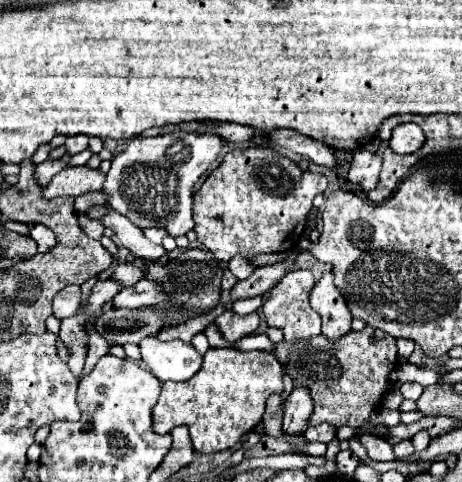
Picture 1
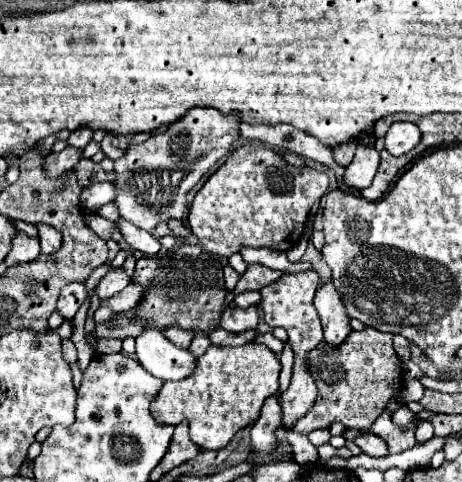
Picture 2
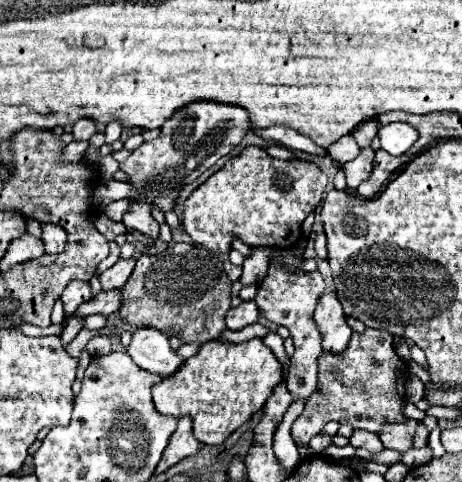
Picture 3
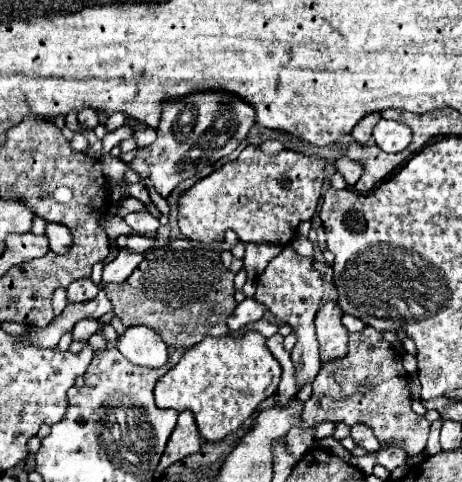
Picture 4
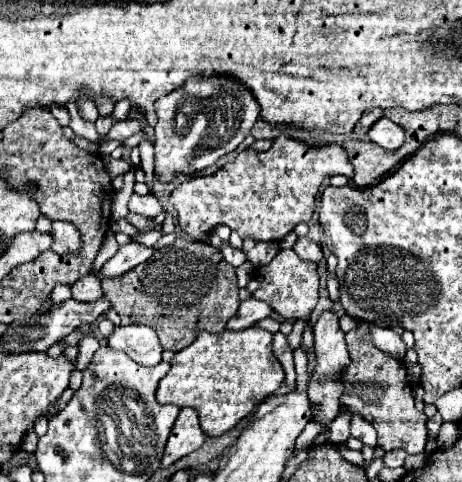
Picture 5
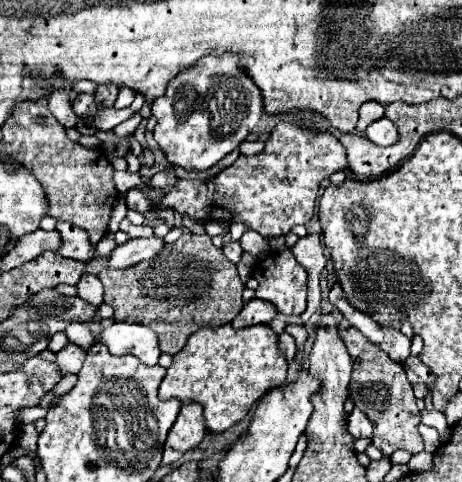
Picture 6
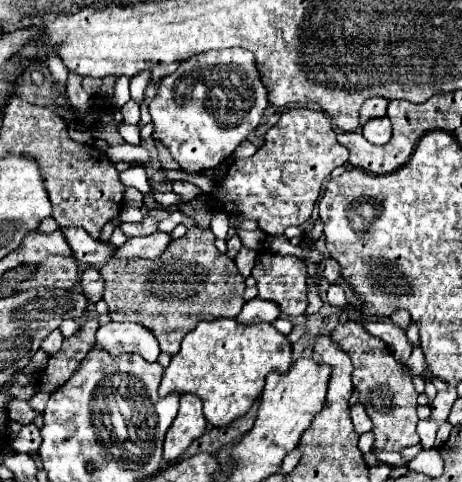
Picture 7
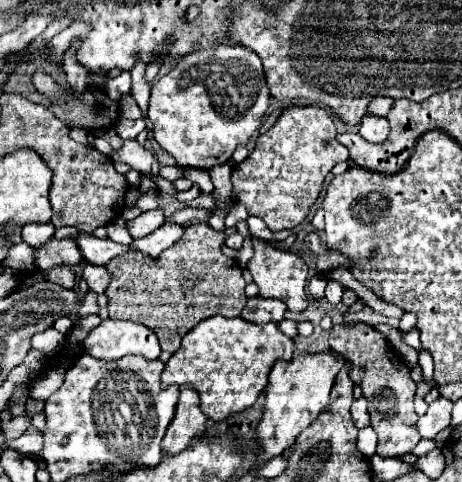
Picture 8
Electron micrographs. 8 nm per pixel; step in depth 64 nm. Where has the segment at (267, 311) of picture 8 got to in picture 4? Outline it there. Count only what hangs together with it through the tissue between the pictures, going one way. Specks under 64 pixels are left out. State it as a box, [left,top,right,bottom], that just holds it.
[228,298,266,330]

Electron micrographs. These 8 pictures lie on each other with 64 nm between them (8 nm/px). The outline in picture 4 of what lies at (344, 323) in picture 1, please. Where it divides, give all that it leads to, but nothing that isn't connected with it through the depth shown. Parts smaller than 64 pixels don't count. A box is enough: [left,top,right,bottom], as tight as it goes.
[316,300,348,362]

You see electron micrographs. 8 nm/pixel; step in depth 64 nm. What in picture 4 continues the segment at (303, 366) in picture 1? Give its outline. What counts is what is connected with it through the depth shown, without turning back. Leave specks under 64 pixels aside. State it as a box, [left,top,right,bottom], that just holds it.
[286,326,430,458]

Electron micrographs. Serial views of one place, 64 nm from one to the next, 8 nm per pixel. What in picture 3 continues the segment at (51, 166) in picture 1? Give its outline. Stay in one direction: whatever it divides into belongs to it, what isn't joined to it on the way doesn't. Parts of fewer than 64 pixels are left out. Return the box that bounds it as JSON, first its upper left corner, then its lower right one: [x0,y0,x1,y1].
[62,142,88,164]

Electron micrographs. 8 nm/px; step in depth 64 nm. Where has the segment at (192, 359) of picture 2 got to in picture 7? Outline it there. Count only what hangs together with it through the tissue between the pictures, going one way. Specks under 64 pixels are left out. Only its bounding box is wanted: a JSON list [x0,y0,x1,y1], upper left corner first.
[96,322,160,362]

